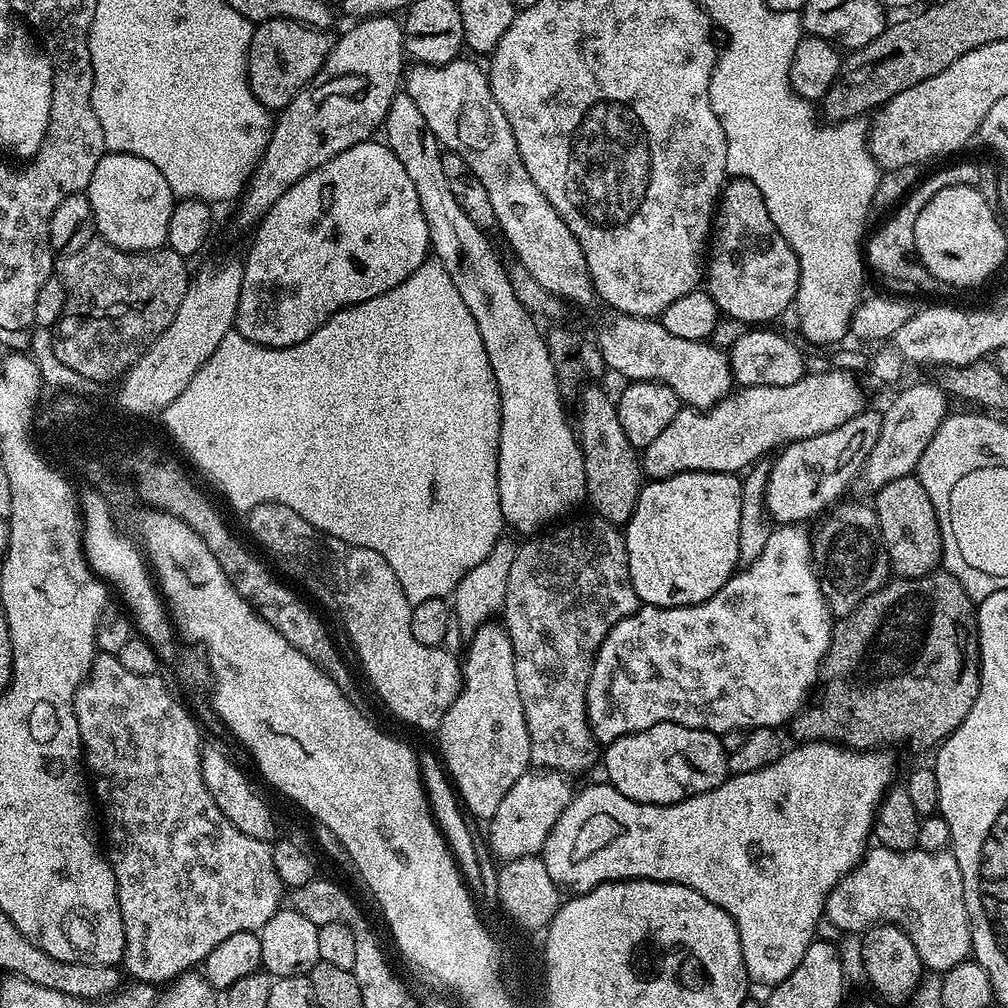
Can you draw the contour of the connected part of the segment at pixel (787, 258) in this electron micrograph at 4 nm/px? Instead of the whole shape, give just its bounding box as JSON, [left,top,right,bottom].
[706,178,800,326]

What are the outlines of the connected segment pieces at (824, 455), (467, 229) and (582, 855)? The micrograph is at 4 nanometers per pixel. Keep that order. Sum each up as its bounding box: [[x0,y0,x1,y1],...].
[[767,410,883,526],[383,94,588,536],[542,740,896,986]]

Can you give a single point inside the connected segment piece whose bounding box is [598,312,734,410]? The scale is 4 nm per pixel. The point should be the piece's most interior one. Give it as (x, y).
(638, 348)

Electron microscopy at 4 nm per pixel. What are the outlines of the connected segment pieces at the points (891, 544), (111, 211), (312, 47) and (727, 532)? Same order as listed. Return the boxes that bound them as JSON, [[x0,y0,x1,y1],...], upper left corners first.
[[875,475,942,578],[86,152,174,252],[248,20,333,110],[623,472,742,608]]

